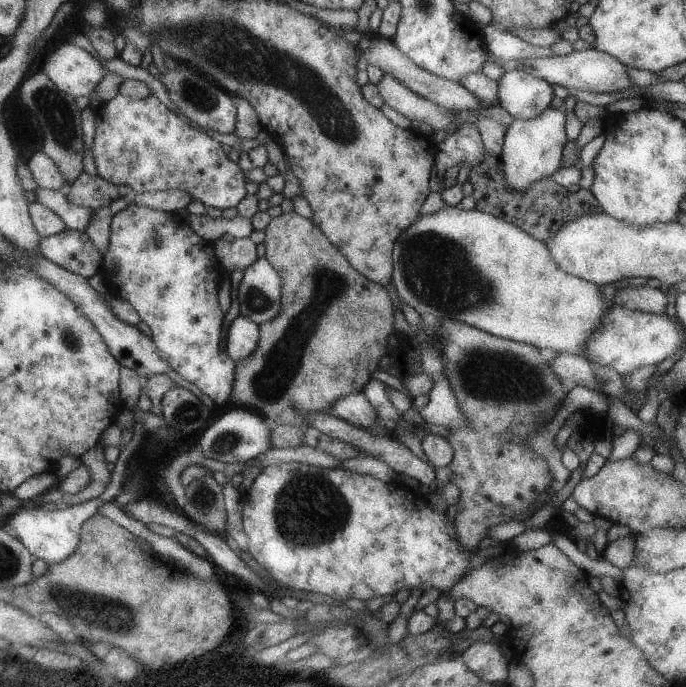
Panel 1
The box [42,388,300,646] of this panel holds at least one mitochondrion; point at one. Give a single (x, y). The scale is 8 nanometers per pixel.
(117, 617)

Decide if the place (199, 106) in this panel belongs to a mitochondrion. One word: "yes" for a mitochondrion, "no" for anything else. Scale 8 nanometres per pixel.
yes

